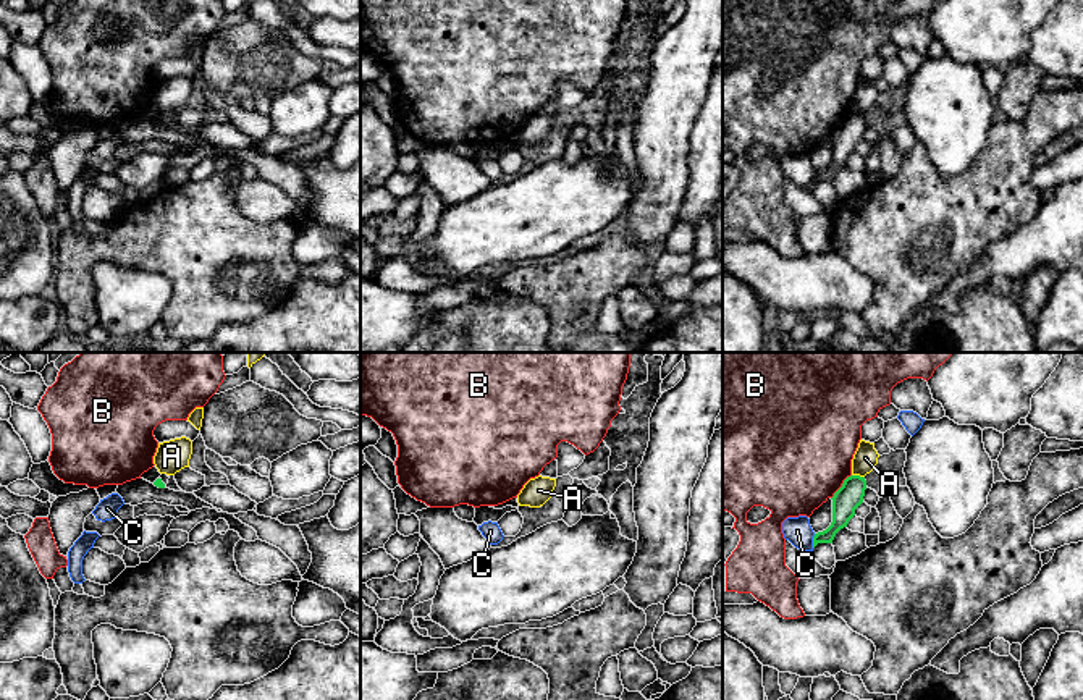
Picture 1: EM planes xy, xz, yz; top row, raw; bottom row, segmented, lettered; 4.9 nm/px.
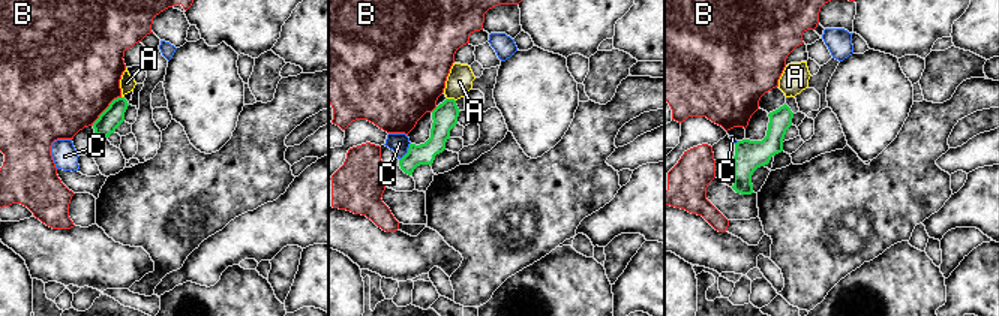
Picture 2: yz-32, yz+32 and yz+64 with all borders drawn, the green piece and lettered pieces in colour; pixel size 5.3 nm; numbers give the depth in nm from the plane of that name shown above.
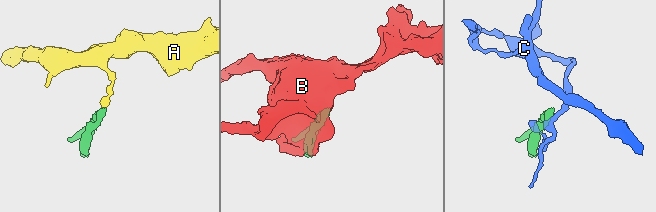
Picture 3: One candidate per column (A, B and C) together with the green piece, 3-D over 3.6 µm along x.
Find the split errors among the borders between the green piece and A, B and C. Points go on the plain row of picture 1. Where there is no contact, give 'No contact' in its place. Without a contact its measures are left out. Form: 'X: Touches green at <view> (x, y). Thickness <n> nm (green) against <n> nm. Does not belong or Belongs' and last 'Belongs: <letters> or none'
A: Touches green at yz (859, 113). Thickness 140 nm (green) against 120 nm. Does not belong
B: Touches green at yz (841, 125). Thickness 140 nm (green) against 480 nm. Does not belong
C: Touches green at yz (813, 178). Thickness 130 nm (green) against 140 nm. Does not belong
Belongs: none

